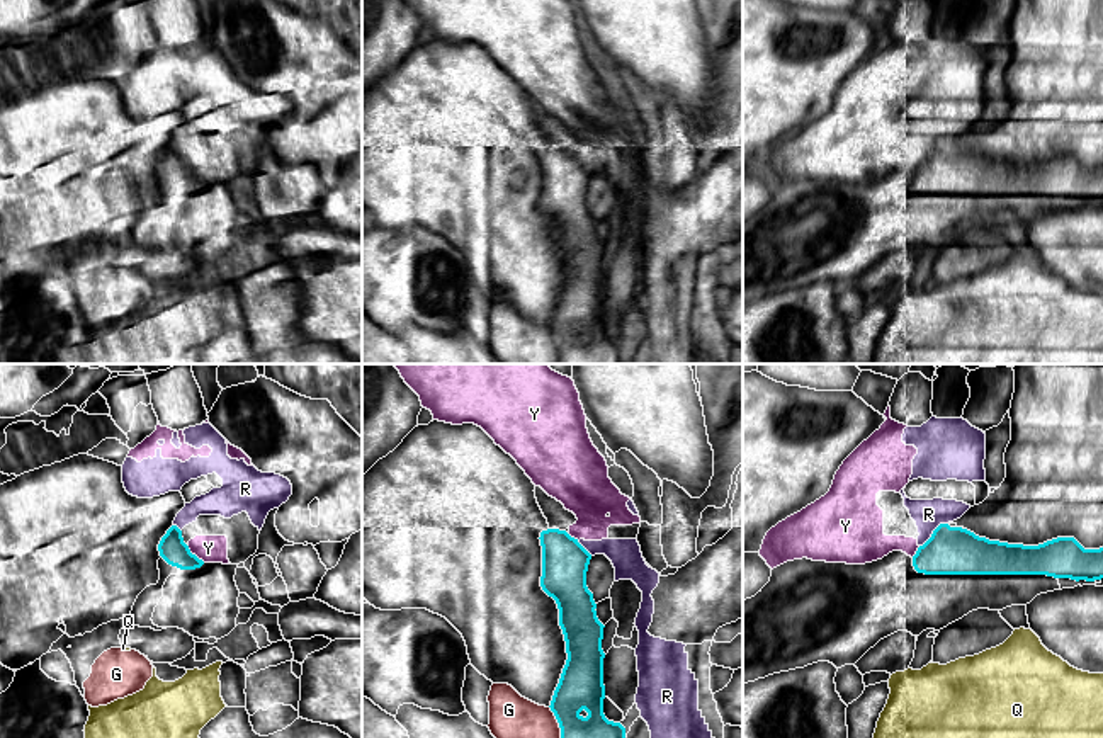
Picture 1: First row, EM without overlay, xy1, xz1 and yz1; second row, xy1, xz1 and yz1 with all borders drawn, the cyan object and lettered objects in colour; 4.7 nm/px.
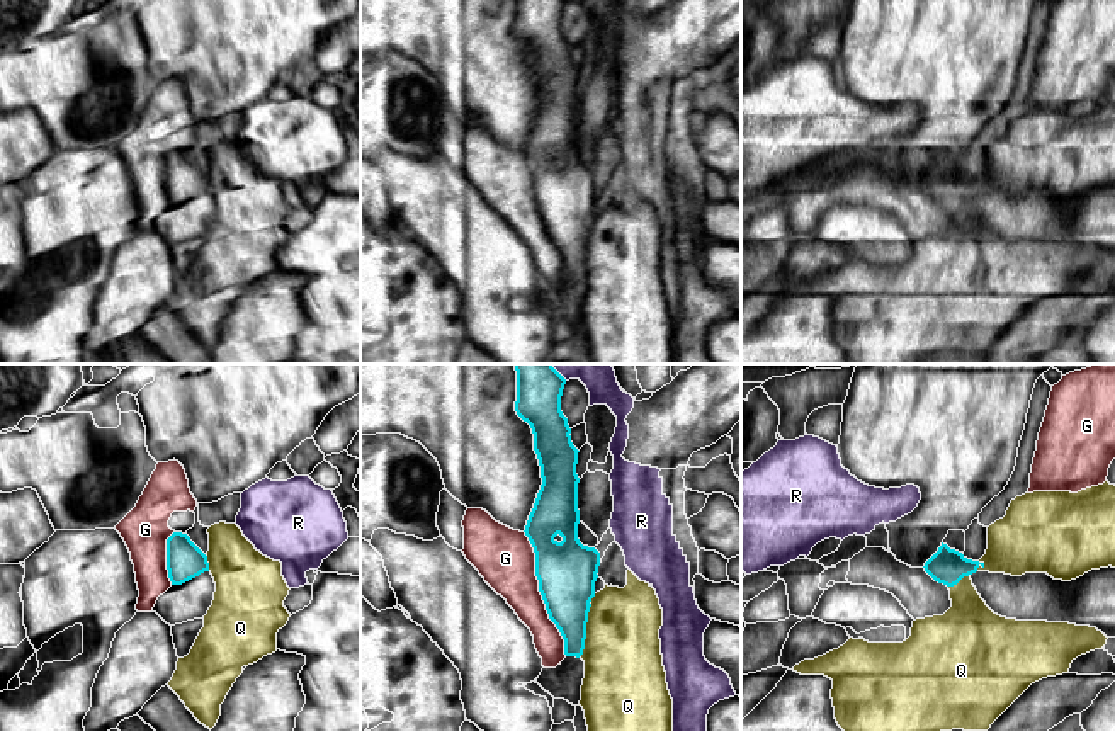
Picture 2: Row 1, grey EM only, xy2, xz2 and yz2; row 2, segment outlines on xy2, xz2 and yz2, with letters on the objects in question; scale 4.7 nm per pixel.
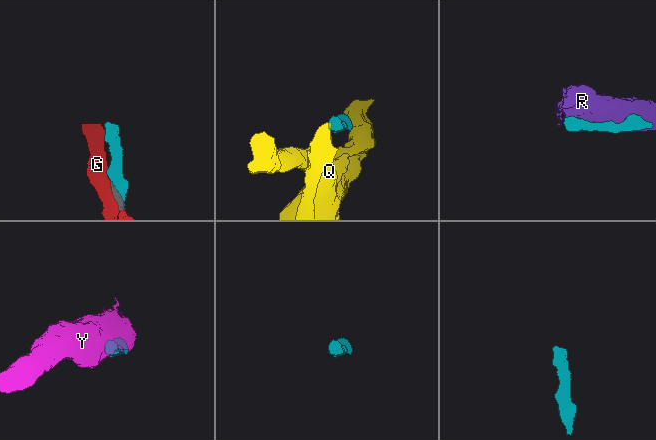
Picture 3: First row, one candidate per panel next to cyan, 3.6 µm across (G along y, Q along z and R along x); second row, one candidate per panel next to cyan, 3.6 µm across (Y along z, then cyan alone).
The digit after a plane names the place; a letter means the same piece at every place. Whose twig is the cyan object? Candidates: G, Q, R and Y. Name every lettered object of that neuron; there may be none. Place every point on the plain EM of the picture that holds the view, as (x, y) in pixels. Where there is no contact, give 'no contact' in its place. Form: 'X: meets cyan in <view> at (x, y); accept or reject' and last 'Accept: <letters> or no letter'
G: meets cyan in xz2 at (541, 213); reject
Q: meets cyan in xz2 at (585, 243); reject
R: meets cyan in yz1 at (933, 152); reject
Y: meets cyan in xy1 at (194, 174); reject
Accept: no letter

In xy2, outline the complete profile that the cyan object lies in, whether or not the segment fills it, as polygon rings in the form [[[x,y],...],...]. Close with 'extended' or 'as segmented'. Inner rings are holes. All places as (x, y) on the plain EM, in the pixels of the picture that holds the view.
[[[173,151],[167,158],[167,189],[172,206],[158,216],[153,231],[170,245],[204,238],[212,224],[216,202],[207,175],[187,153]]]; extended

